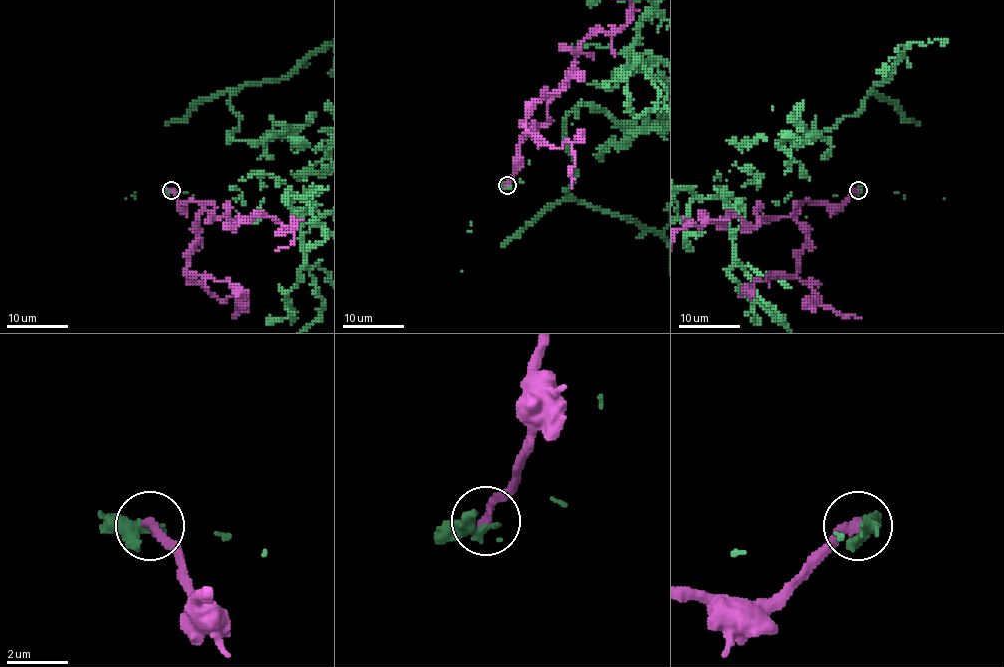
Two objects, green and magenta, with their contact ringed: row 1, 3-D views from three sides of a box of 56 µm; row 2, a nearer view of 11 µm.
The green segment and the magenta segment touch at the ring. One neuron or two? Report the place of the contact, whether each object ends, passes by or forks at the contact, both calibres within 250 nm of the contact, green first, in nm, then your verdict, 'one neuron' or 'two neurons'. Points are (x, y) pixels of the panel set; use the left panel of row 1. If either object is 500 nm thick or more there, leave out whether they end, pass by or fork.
place (171, 190); green ends; magenta ends; calibres 480 and 320 nm; two neurons

